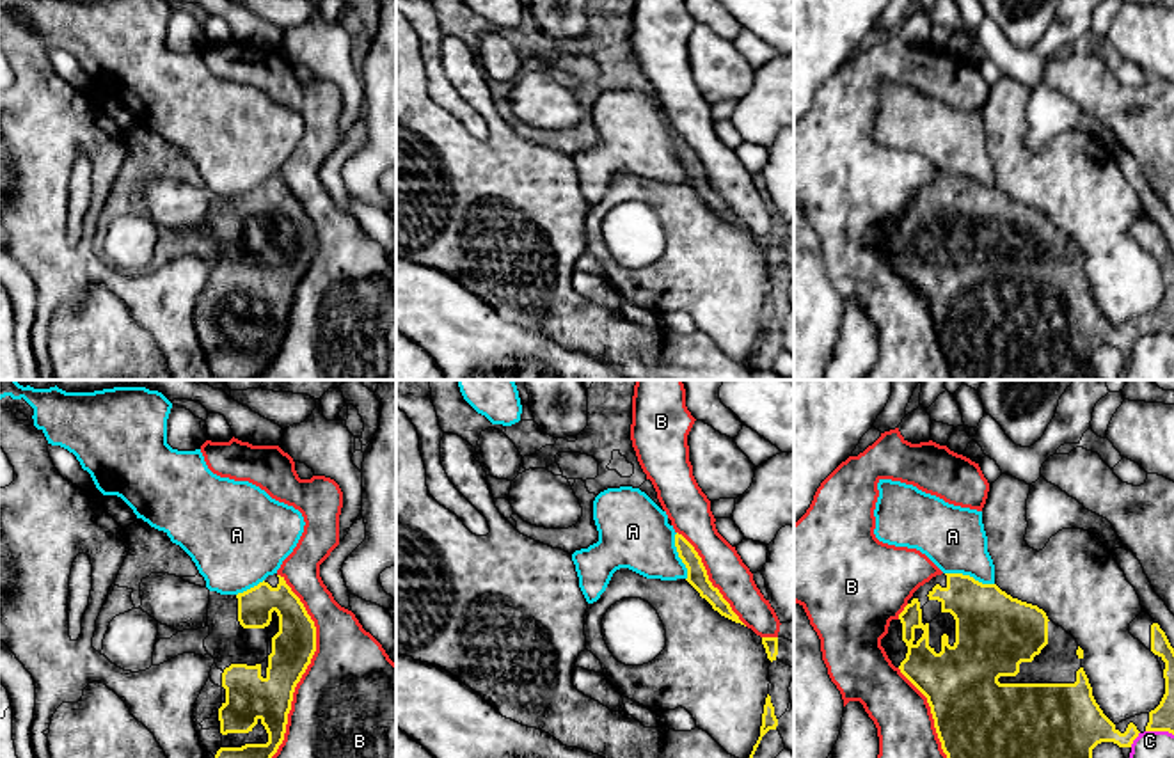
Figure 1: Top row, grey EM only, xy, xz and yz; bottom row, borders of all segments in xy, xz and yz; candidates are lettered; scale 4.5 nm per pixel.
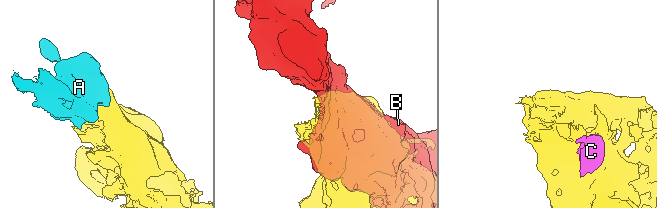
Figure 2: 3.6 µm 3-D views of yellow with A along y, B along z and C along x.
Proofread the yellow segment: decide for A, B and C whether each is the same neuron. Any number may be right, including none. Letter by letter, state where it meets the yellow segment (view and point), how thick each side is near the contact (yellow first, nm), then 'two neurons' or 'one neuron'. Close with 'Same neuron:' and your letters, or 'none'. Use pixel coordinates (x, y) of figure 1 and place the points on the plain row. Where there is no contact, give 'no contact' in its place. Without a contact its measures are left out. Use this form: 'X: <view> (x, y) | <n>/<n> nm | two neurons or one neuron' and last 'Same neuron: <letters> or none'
A: yz (968, 178) | 320/280 nm | two neurons
B: xy (301, 279) | 220/500 nm | two neurons
C: yz (1160, 332) | 110/240 nm | two neurons
Same neuron: none

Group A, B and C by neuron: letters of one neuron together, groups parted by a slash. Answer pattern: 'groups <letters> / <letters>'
groups A C / B

